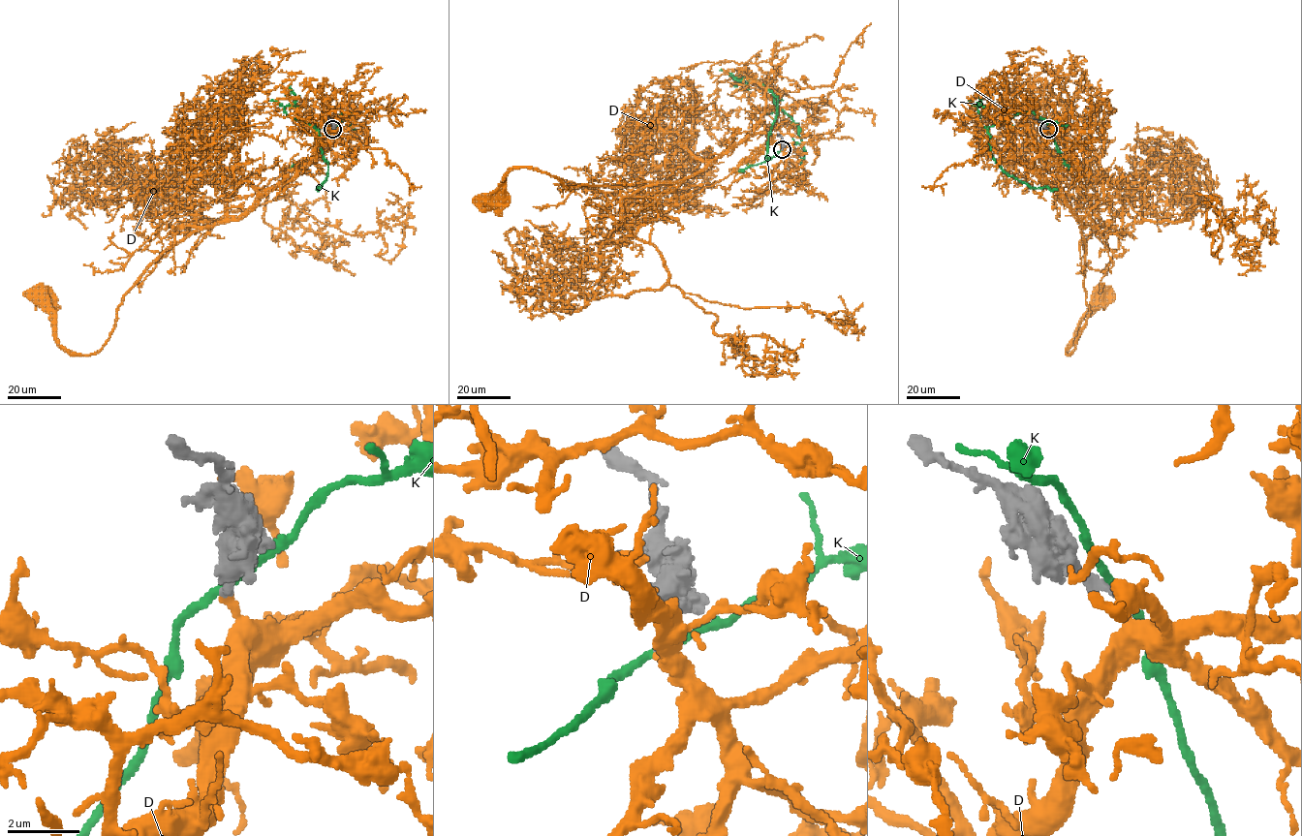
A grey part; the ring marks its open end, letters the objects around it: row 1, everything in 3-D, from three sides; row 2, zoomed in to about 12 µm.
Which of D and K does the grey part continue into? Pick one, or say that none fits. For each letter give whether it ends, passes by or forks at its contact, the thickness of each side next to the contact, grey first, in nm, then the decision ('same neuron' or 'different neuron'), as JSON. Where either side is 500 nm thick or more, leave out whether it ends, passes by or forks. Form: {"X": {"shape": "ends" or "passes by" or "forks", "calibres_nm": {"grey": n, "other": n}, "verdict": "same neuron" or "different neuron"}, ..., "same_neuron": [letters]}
{"D": {"shape": "ends", "calibres_nm": {"grey": 280, "other": 200}, "verdict": "same neuron"}, "K": {"shape": "passes by", "calibres_nm": {"grey": 280, "other": 220}, "verdict": "different neuron"}, "same_neuron": ["D"]}

